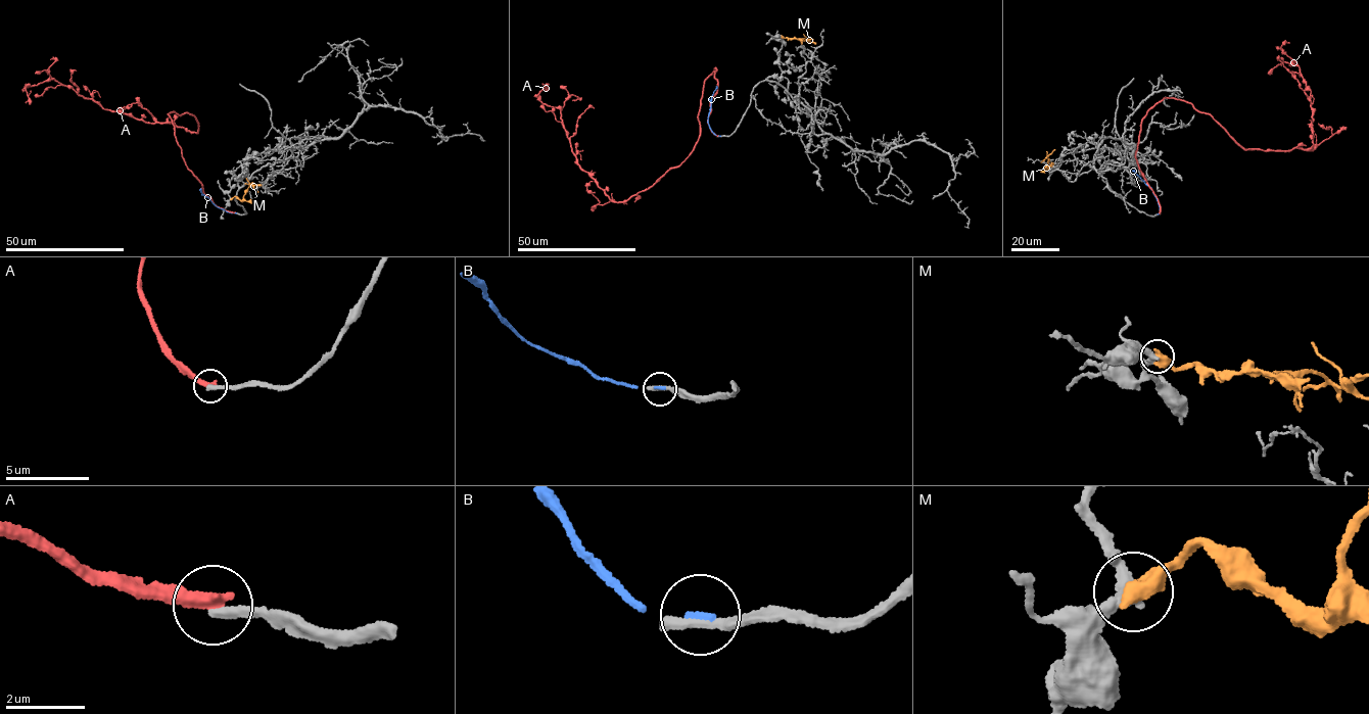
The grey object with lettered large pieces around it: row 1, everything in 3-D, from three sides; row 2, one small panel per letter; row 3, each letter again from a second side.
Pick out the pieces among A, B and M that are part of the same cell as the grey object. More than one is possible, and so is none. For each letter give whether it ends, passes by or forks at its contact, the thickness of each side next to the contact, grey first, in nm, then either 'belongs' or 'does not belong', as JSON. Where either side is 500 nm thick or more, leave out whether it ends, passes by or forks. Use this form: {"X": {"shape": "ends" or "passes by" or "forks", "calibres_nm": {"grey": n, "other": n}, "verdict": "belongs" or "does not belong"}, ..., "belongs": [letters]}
{"A": {"shape": "ends", "calibres_nm": {"grey": 280, "other": 360}, "verdict": "does not belong"}, "B": {"shape": "ends", "calibres_nm": {"grey": 360, "other": 150}, "verdict": "does not belong"}, "M": {"calibres_nm": {"grey": 300, "other": 500}, "verdict": "does not belong"}, "belongs": []}

